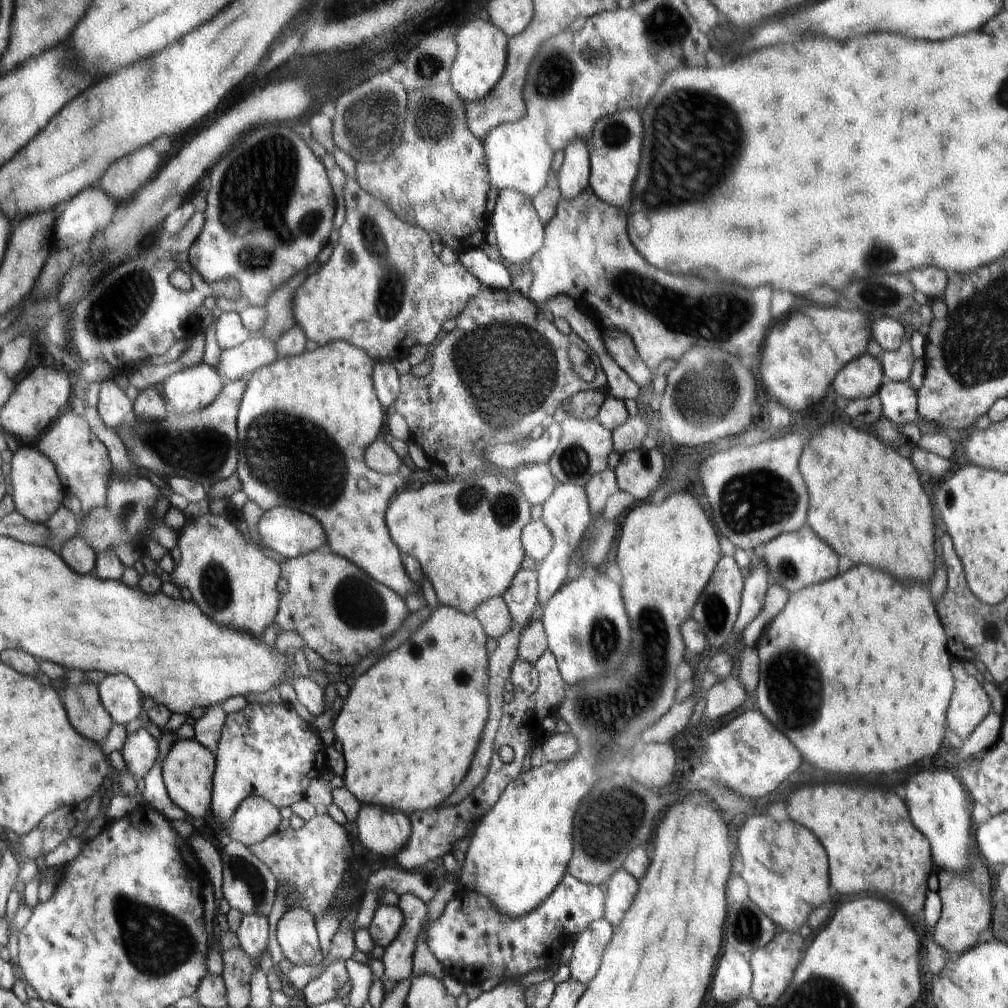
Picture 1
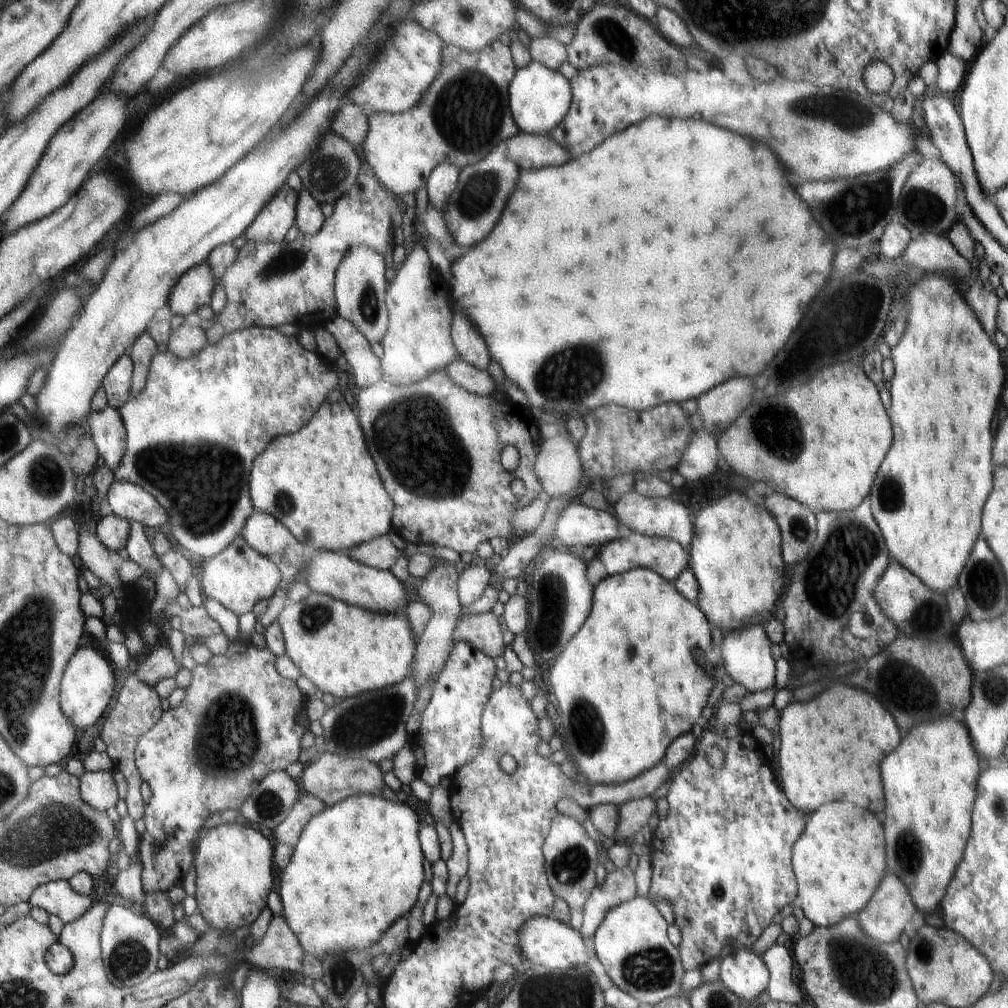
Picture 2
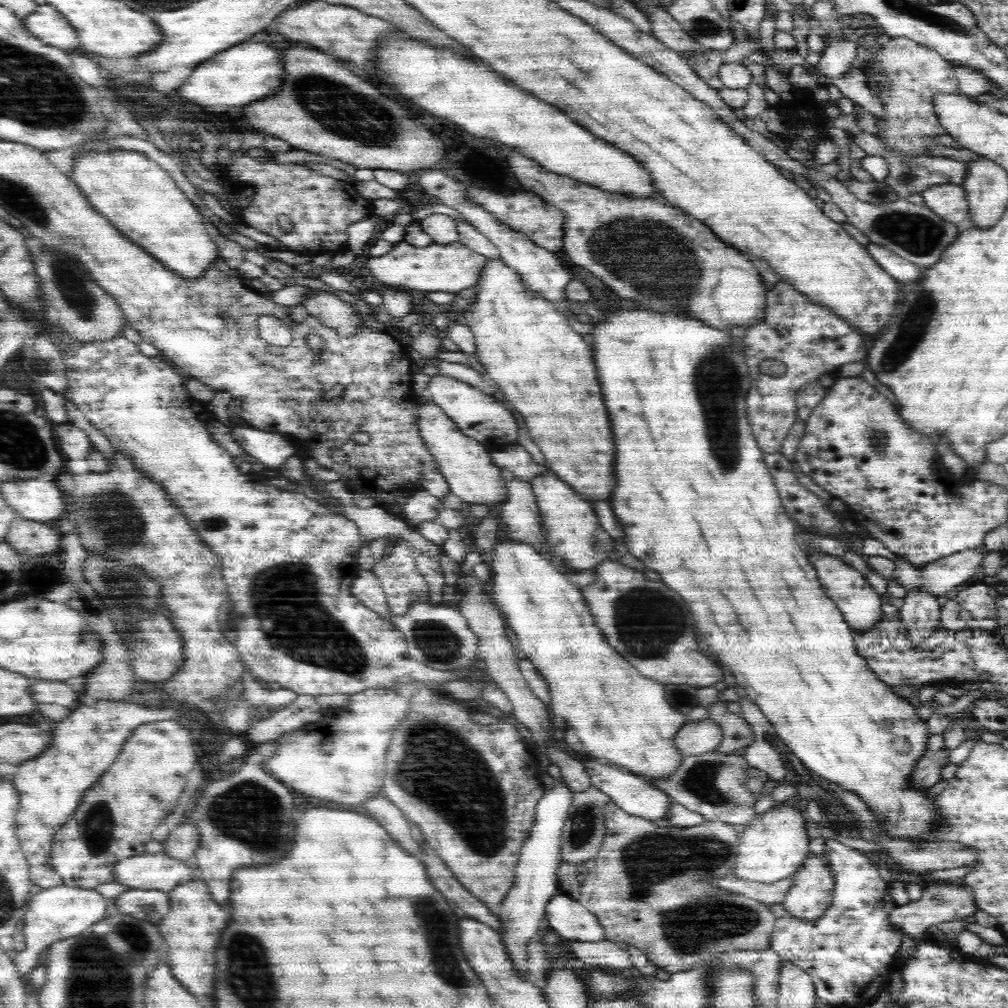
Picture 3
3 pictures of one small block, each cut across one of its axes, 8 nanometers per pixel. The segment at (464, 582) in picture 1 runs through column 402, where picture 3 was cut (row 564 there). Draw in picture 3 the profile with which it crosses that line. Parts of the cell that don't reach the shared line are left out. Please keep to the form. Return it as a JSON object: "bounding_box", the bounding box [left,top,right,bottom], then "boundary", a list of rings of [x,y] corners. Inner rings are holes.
{"bounding_box":[491,533,688,785],"boundary":[[[508,533],[498,534],[491,563],[492,598],[504,613],[505,623],[521,657],[531,660],[546,680],[552,695],[548,705],[550,713],[566,721],[567,729],[559,733],[561,744],[572,752],[614,763],[623,770],[652,779],[654,785],[660,779],[674,775],[684,762],[684,754],[676,749],[672,739],[688,723],[686,714],[668,704],[666,688],[662,684],[640,676],[636,668],[632,668],[616,650],[612,650],[604,636],[600,636],[600,630],[592,624],[588,604],[584,604],[584,596],[580,596],[580,588],[572,586],[564,573],[551,561],[544,560],[532,545],[512,541]]]}

